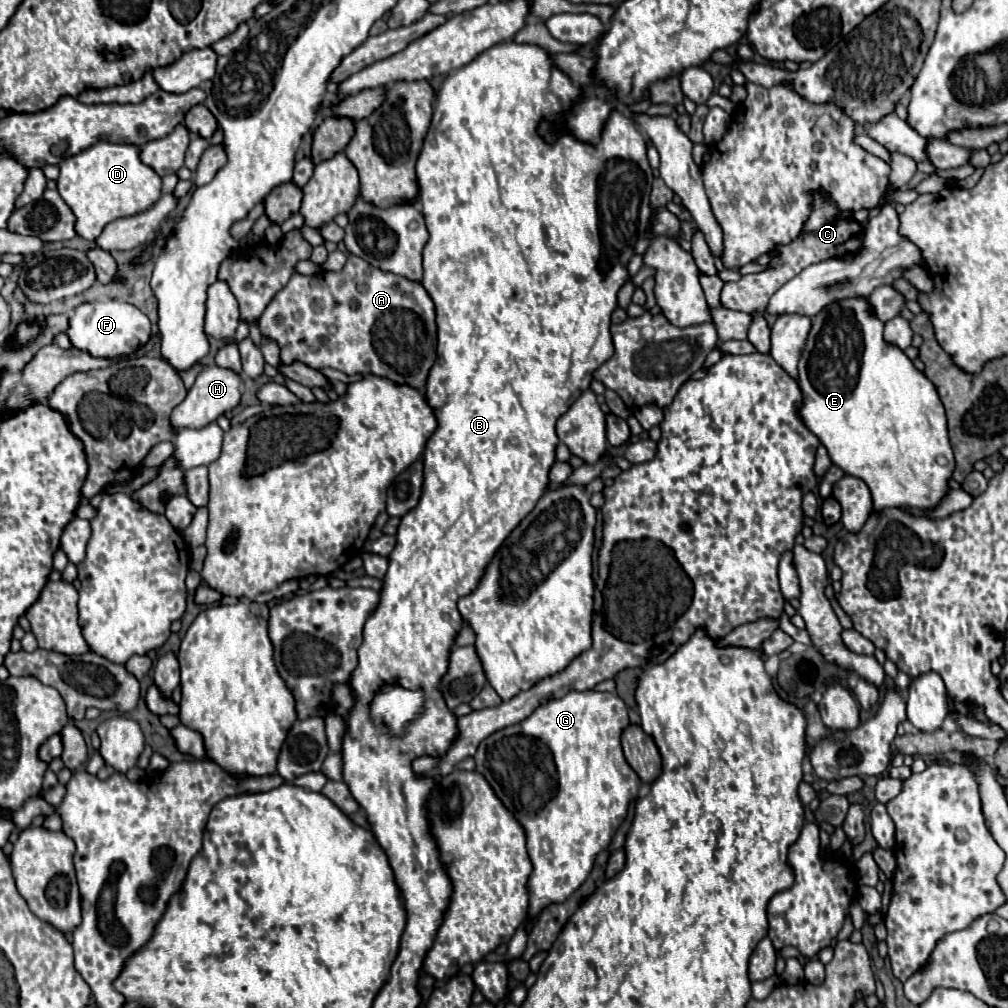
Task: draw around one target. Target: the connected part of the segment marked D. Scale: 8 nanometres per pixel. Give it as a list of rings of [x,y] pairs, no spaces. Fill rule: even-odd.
[[[99,141],[89,149],[67,157],[59,169],[57,191],[77,219],[77,235],[87,241],[95,241],[107,223],[119,217],[143,213],[161,197],[161,177],[141,163],[139,149],[135,145]]]

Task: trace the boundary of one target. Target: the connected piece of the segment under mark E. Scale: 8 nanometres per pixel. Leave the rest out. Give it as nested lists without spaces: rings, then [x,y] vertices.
[[[861,297],[859,299],[845,299],[845,301],[839,301],[835,305],[825,307],[819,315],[813,317],[813,327],[811,327],[807,345],[803,349],[801,361],[799,361],[799,387],[803,391],[803,407],[799,411],[803,423],[825,445],[831,461],[837,467],[841,467],[847,475],[859,477],[859,479],[863,479],[867,483],[867,487],[871,489],[871,495],[873,495],[873,509],[875,511],[885,509],[885,507],[933,511],[935,507],[939,507],[941,499],[949,493],[949,479],[951,479],[953,467],[955,467],[953,451],[951,451],[949,437],[947,437],[947,419],[945,419],[943,403],[941,403],[941,399],[939,399],[937,389],[933,387],[933,383],[929,379],[925,379],[925,375],[921,371],[917,371],[913,367],[913,363],[909,361],[909,357],[899,347],[885,343],[885,339],[883,339],[883,323],[871,313],[867,299],[861,299]]]

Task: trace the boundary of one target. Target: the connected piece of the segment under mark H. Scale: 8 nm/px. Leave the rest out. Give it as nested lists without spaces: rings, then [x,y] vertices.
[[[209,365],[205,367],[193,387],[189,389],[187,397],[183,399],[183,403],[179,403],[175,409],[173,409],[173,415],[171,415],[171,423],[173,423],[173,433],[179,433],[181,429],[201,429],[213,421],[217,421],[217,417],[221,417],[223,413],[231,411],[233,407],[239,405],[239,399],[241,399],[241,377],[237,373],[233,373],[231,369],[221,369],[217,365]]]

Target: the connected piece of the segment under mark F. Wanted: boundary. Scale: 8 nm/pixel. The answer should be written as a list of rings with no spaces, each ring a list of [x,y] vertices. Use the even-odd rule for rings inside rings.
[[[125,301],[83,303],[75,309],[75,315],[69,321],[67,335],[77,349],[89,351],[93,357],[119,357],[137,351],[149,341],[151,323],[145,313]]]

